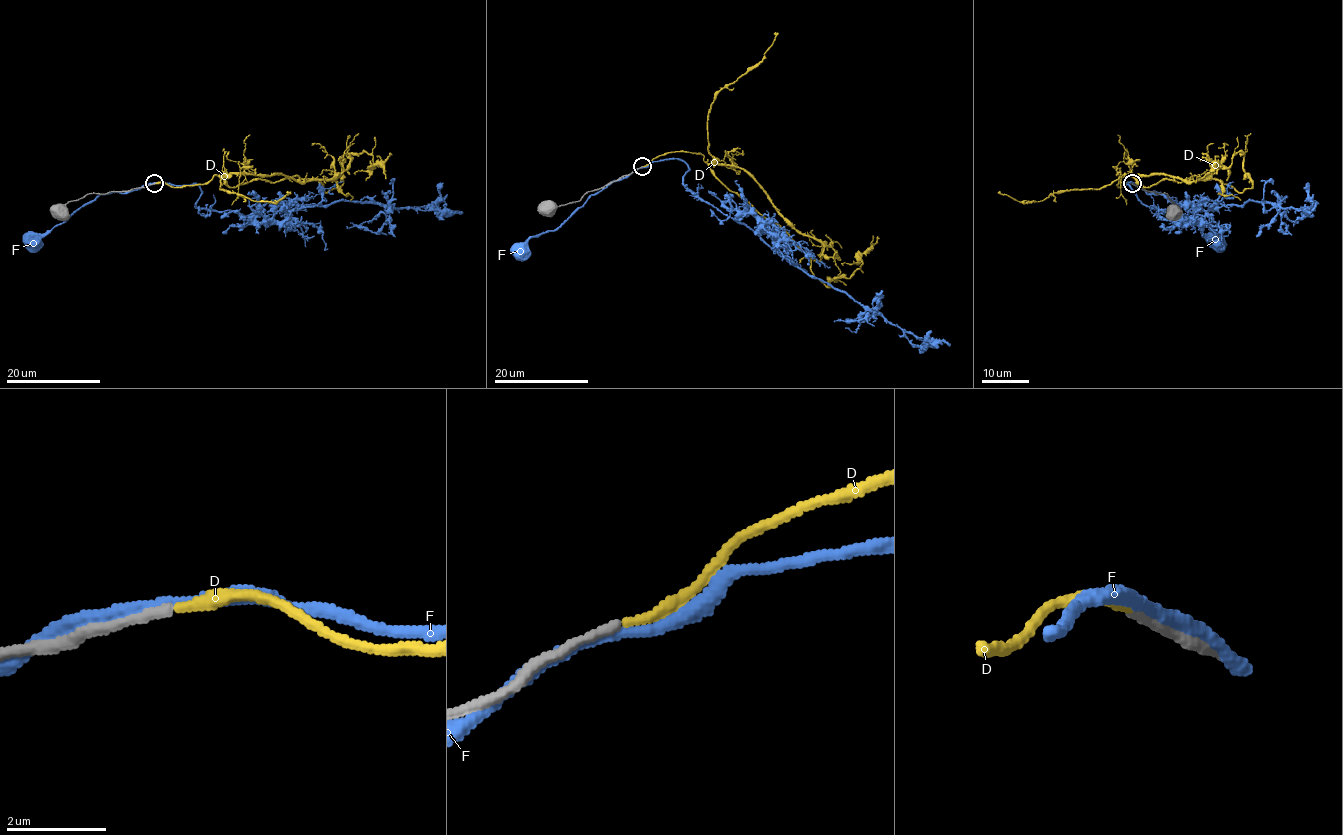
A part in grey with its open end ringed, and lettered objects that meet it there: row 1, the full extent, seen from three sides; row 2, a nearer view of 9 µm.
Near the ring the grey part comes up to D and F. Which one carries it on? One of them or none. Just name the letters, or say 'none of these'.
D

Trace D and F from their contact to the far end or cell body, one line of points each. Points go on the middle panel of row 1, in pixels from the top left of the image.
D: (642, 167), (666, 154), (700, 154), (789, 235), (827, 286), (861, 267), (877, 236)
F: (634, 171), (612, 181), (555, 229), (530, 237), (519, 249)

